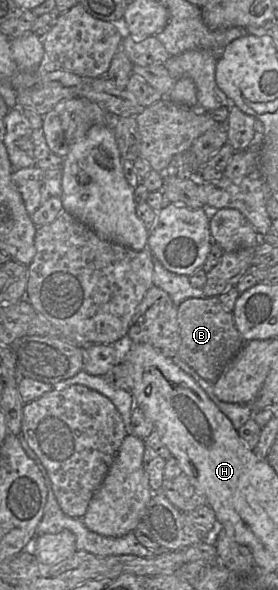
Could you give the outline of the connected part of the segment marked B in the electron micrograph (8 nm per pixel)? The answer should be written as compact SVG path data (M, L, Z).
M218 297L189 298L177 306L181 345L177 356L203 379L214 383L245 341L240 336L232 312L224 309Z

